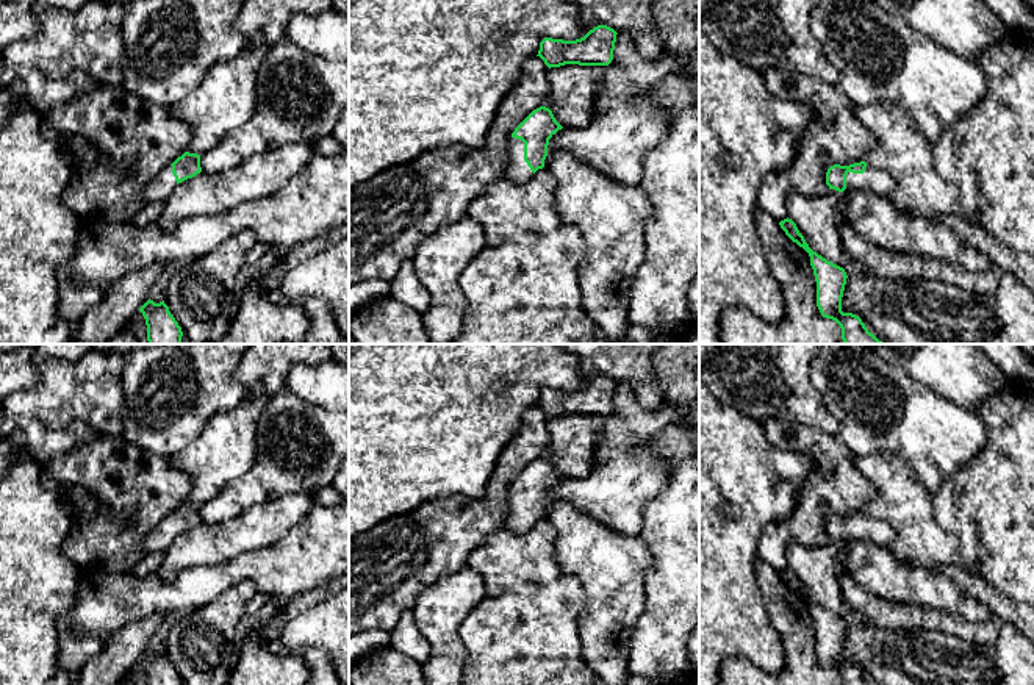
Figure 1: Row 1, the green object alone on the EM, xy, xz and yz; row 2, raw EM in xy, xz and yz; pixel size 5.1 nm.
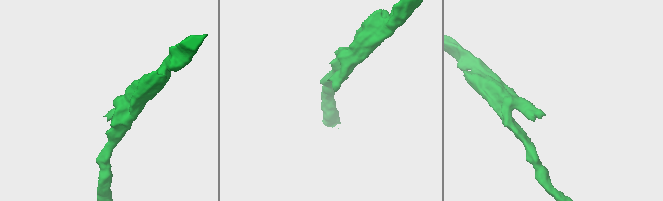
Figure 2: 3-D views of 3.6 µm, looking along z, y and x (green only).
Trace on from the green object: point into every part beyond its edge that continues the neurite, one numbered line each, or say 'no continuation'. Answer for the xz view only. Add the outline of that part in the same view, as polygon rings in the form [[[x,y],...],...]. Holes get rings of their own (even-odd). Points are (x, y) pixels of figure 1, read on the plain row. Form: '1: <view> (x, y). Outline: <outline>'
1: xz (516, 521). Outline: [[[516,488],[508,490],[508,511],[502,530],[515,535],[524,535],[533,527],[533,522],[524,511],[524,493]]]

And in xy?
1: xy (165, 532). Outline: [[[166,516],[142,541],[144,554],[164,552],[169,543],[177,536],[172,516]]]

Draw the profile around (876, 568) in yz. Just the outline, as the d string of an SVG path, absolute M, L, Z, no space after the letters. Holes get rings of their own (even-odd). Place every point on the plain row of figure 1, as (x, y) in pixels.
M845 540L840 555L845 571L879 597L937 608L970 622L992 618L981 602L960 591L942 571L903 561L879 544Z

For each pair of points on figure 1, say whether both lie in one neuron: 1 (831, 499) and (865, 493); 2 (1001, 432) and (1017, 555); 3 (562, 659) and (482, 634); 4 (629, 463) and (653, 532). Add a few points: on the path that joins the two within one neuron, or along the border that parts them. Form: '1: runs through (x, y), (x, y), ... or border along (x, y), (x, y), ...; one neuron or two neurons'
1: runs through (839, 493), (858, 493); one neuron
2: runs through (1017, 463), (1017, 524); one neuron
3: runs through (542, 659), (532, 659), (515, 641), (502, 635); one neuron
4: border along (667, 477), (645, 504), (639, 534); two neurons

